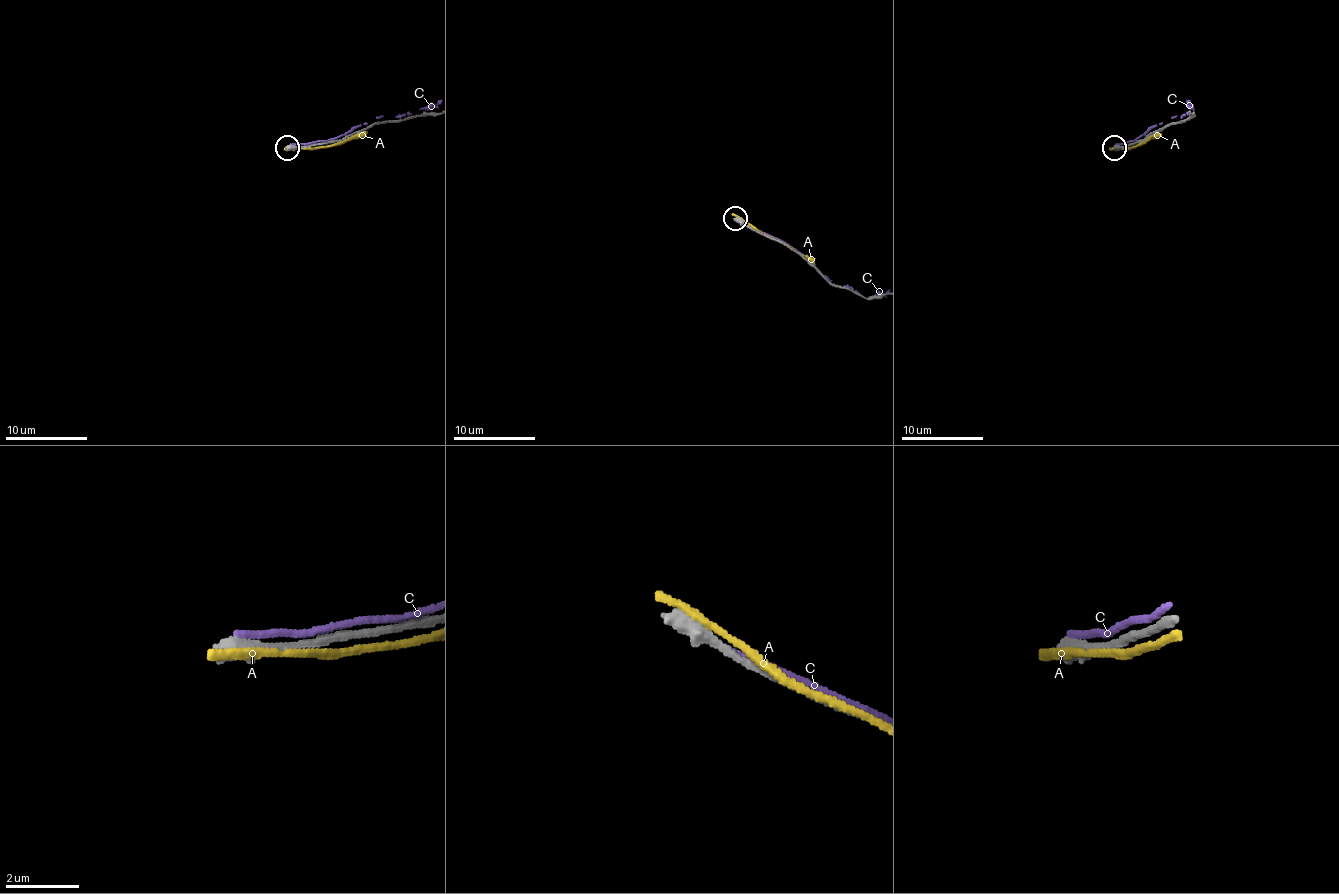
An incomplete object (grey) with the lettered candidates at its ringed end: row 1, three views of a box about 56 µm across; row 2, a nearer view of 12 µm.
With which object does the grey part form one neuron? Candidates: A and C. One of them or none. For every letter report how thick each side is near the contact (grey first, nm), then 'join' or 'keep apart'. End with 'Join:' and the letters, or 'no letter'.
A: 380/190 nm | keep apart
C: 550/190 nm | keep apart
Join: no letter

